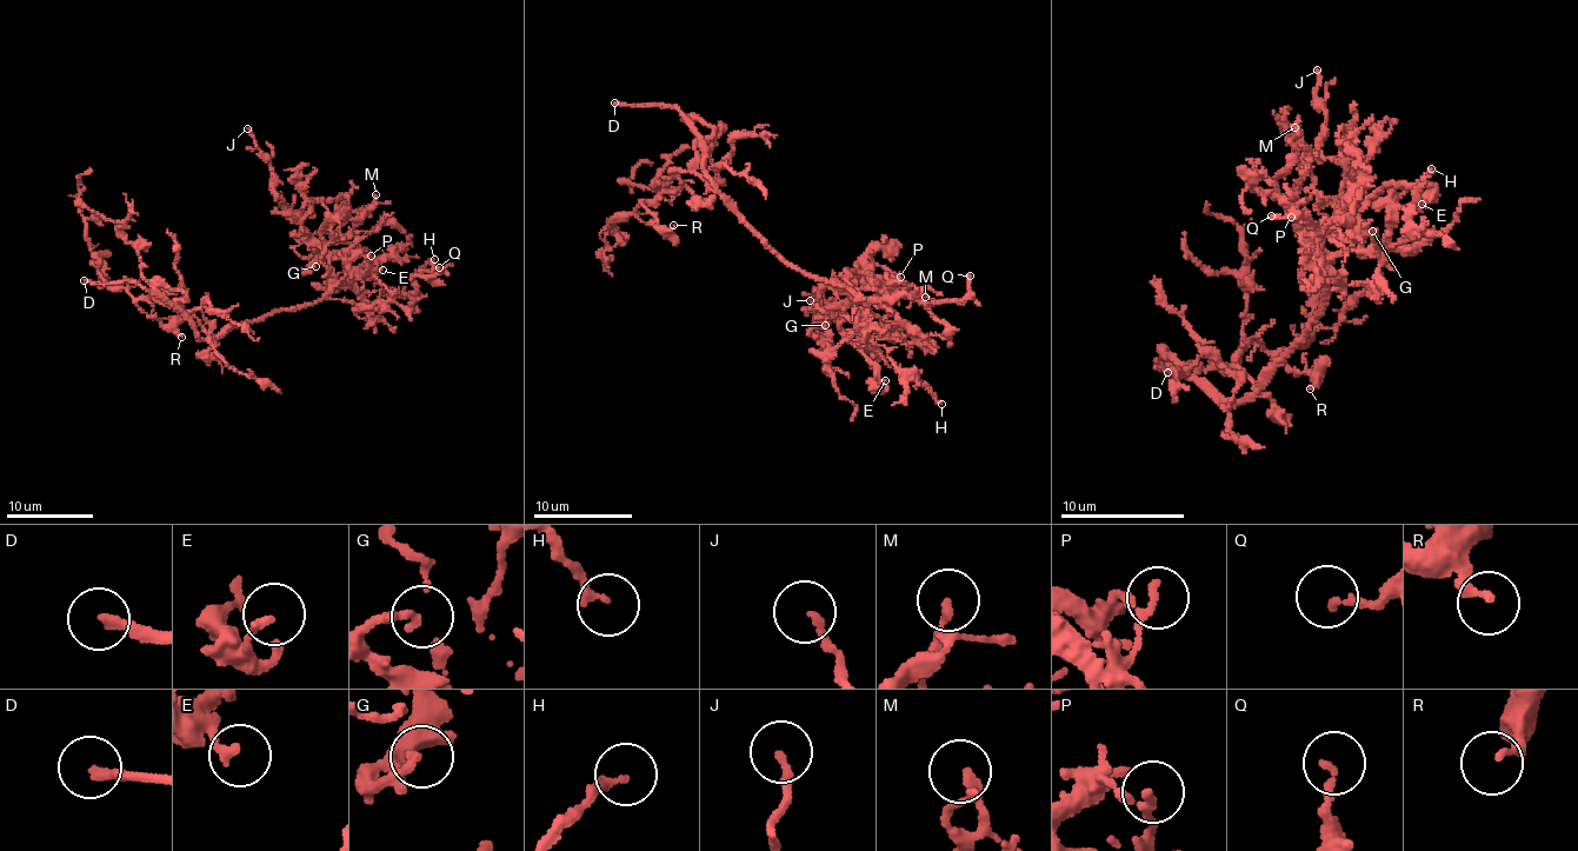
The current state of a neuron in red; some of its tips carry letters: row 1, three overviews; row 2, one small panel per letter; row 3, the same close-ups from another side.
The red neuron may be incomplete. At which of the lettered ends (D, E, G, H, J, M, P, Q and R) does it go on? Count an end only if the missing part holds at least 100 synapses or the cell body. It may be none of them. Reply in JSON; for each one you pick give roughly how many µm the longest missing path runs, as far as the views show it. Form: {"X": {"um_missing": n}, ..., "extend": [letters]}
{"D": {"um_missing": 45}, "extend": ["D"]}

